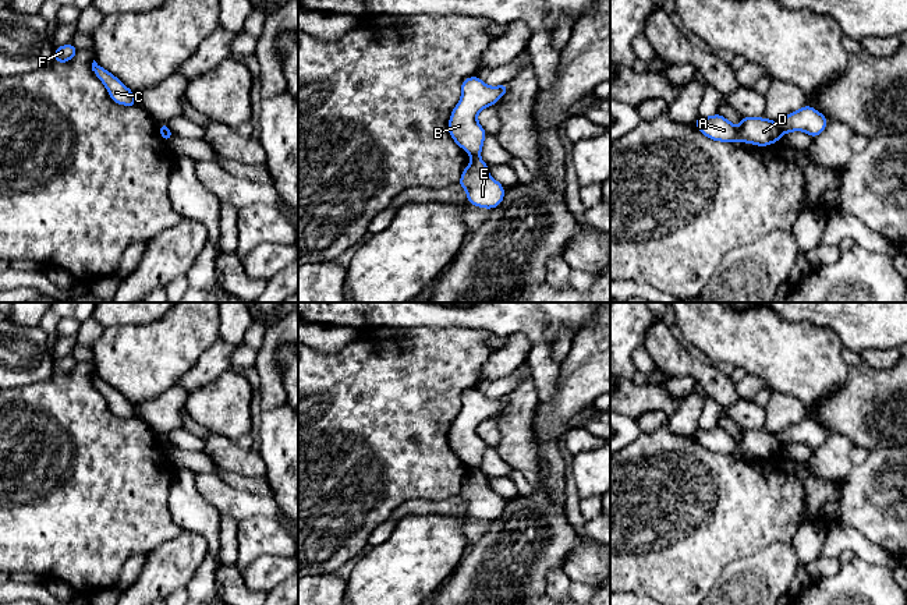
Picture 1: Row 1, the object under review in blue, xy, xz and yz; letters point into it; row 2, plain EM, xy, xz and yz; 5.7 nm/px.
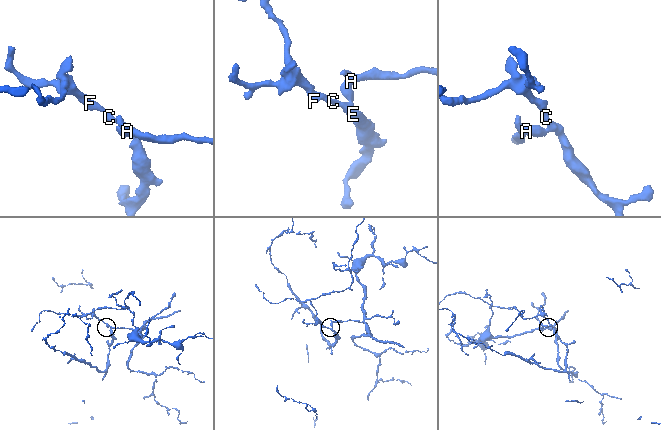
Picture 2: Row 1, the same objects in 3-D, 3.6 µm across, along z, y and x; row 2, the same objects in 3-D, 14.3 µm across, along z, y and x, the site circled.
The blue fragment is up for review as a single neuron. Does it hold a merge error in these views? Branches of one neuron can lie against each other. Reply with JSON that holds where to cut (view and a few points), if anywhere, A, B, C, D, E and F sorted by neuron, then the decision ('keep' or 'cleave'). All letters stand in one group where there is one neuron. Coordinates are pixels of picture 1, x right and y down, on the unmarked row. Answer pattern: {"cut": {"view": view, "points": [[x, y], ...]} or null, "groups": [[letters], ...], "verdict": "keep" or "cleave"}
{"cut": {"view": "yz", "points": [[776, 435], [782, 445]]}, "groups": [["A", "B", "D"], ["C", "E", "F"]], "verdict": "cleave"}

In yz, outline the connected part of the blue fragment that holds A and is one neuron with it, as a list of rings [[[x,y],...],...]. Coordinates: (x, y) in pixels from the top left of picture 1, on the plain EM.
[[[716,425],[711,429],[697,428],[695,438],[709,452],[722,454],[737,453],[766,459],[782,450],[777,435],[766,429],[743,429],[741,436],[736,439],[727,431]]]

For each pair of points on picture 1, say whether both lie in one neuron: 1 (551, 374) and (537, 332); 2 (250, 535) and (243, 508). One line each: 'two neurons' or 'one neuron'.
1: two neurons
2: two neurons

